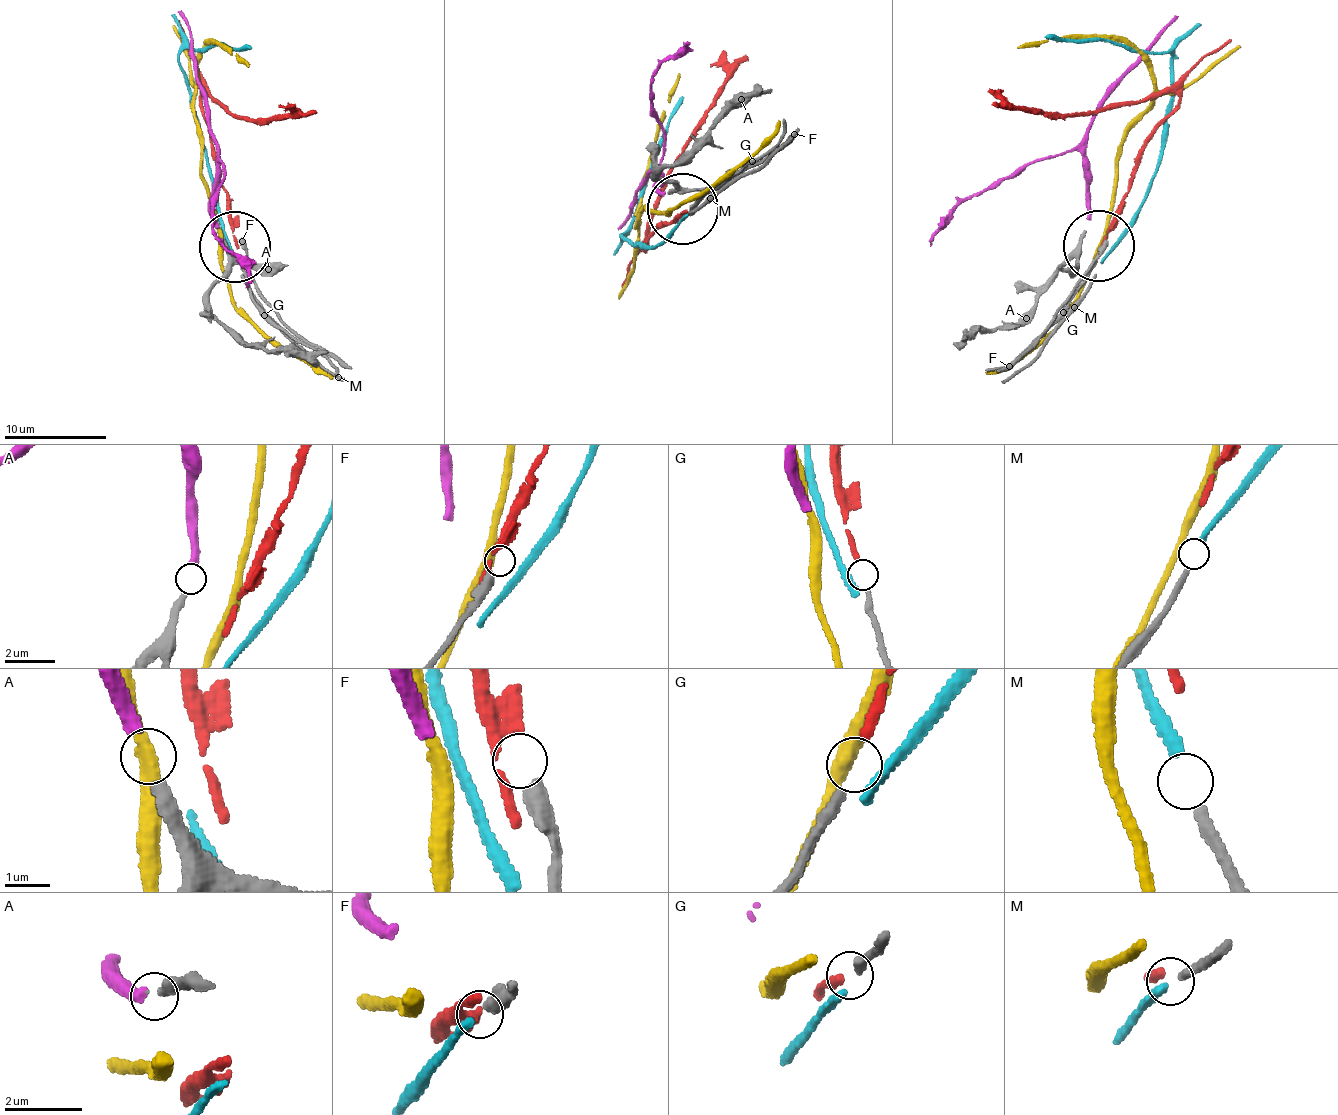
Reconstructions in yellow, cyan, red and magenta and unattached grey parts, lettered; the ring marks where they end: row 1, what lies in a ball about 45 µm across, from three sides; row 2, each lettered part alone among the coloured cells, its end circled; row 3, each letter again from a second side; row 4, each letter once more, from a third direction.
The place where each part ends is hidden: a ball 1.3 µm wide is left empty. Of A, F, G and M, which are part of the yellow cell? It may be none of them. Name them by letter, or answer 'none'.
none

